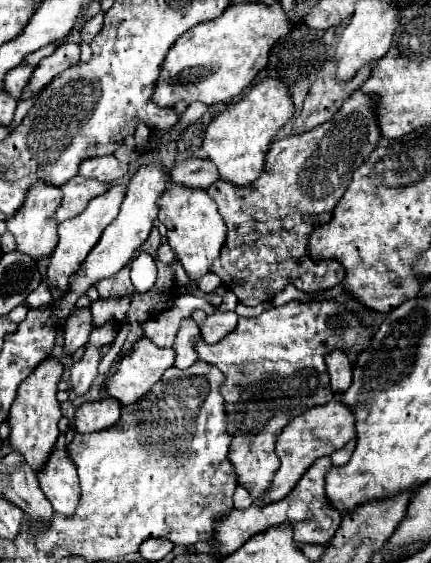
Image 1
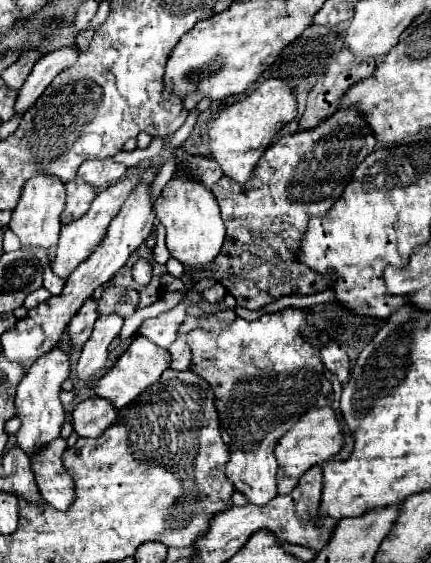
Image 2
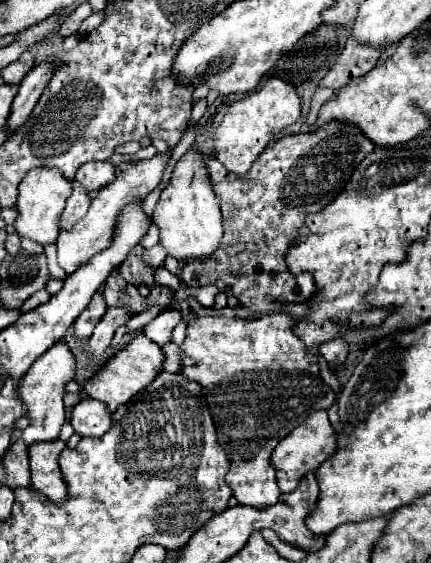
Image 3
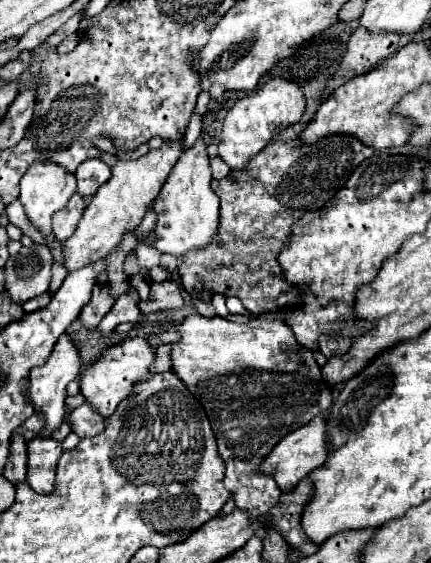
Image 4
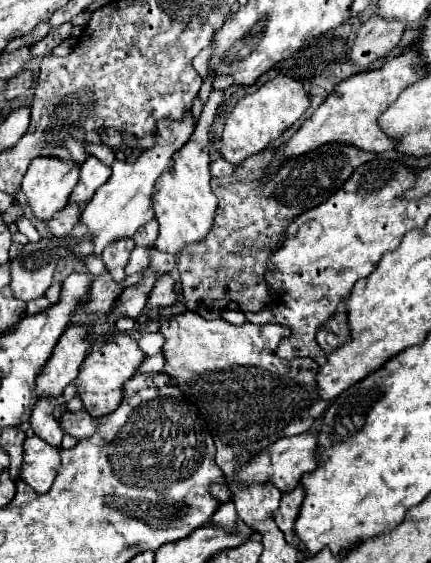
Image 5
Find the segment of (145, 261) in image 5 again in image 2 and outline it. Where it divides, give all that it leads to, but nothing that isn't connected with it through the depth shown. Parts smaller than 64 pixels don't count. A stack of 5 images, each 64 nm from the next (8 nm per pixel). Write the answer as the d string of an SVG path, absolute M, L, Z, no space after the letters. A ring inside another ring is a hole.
M160 234L158 240L156 240L156 246L154 246L154 260L156 260L158 264L166 264L168 258L170 258L170 252L168 252L168 248L166 248L166 244L164 244L164 236Z

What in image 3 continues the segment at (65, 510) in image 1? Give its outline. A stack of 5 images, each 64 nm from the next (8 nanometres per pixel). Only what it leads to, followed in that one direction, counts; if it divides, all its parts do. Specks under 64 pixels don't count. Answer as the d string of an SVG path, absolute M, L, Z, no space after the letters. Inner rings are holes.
M62 440L34 444L34 448L28 448L30 470L32 470L32 488L42 492L54 504L62 504L68 498L66 482L62 478L62 470L58 464L58 456L64 448L66 448L66 444Z

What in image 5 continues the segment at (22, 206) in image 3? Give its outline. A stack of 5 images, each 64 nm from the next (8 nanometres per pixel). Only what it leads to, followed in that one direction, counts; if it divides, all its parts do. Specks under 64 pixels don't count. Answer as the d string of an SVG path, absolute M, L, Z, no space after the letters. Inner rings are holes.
M34 158L22 180L22 194L32 216L48 222L56 210L68 204L78 182L78 166L62 160Z

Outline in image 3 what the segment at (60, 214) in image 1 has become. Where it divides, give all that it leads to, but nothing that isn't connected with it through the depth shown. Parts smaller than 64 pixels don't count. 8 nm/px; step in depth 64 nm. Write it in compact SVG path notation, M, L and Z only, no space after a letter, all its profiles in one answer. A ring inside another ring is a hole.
M76 180L72 182L72 194L66 200L66 208L60 216L60 228L72 228L90 208L90 194L86 192L86 188L82 184L78 184Z

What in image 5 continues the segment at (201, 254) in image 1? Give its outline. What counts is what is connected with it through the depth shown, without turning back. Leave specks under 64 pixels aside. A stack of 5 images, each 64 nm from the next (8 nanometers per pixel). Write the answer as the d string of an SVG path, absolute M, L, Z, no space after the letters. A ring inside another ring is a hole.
M214 90L204 104L202 116L196 124L192 138L186 142L182 152L178 152L170 172L158 178L158 188L154 194L154 212L160 224L160 234L154 244L156 250L168 254L180 254L188 244L204 240L214 224L214 214L218 200L210 190L210 158L208 158L208 130L214 120L216 108L222 102L222 92Z

